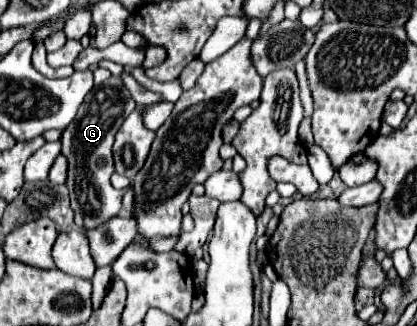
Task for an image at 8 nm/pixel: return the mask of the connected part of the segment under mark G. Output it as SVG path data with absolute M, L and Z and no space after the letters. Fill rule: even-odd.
M105 59L101 60L98 65L117 76L111 76L103 86L93 88L91 94L87 94L77 116L63 130L63 136L61 136L61 154L69 162L67 188L71 194L71 208L83 216L85 228L95 228L95 226L103 224L107 218L119 214L119 210L121 210L121 200L128 189L117 190L109 182L109 178L113 174L111 146L113 146L113 138L115 138L119 126L127 118L127 114L131 114L137 106L133 102L129 90L123 86L121 78L119 78L124 67ZM79 154L85 156L87 168L79 168Z

